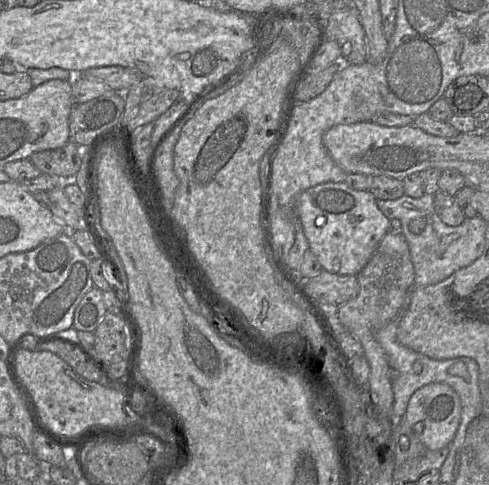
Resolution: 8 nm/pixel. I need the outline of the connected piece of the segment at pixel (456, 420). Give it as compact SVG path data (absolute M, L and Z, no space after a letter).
M431 383L421 387L411 396L404 414L412 432L430 450L440 450L450 445L461 419L458 394L447 384Z

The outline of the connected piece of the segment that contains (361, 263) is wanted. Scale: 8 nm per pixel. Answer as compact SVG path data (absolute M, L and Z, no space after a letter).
M326 182L302 192L296 201L309 249L323 270L338 275L355 275L366 266L380 241L388 233L390 221L377 206L370 191L350 188L345 182Z

